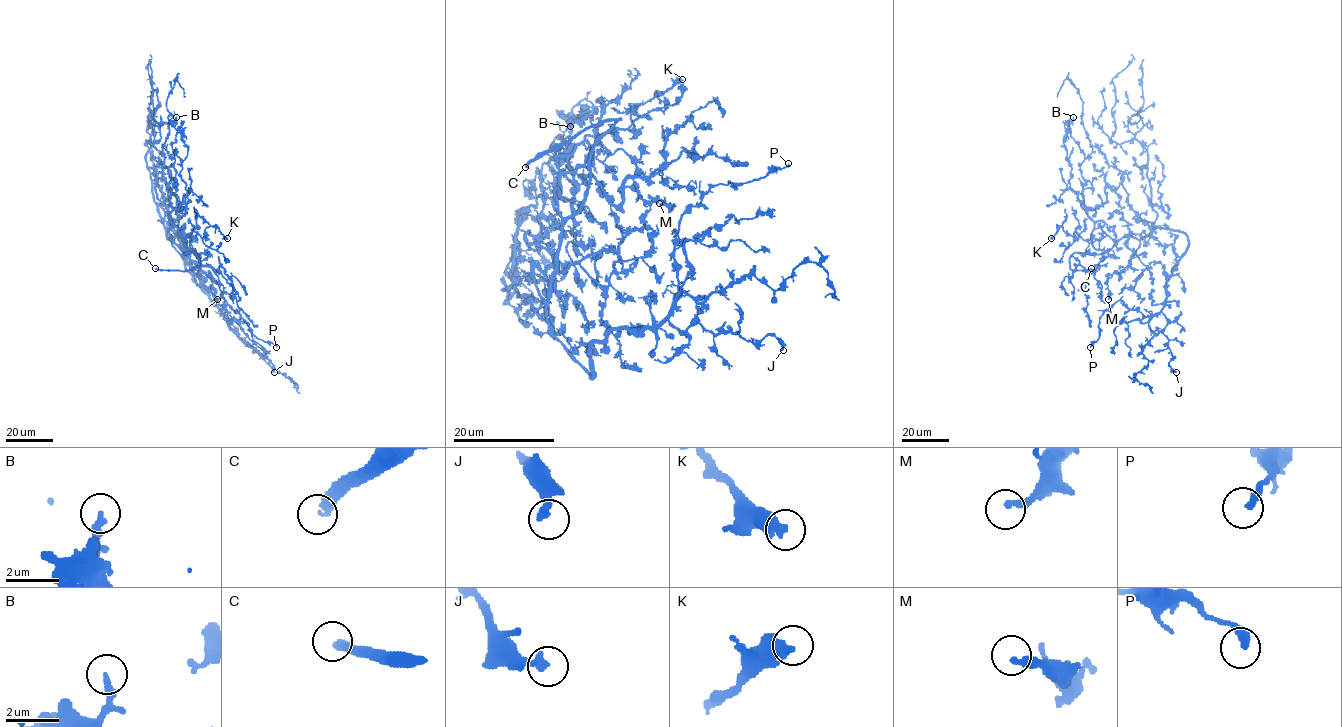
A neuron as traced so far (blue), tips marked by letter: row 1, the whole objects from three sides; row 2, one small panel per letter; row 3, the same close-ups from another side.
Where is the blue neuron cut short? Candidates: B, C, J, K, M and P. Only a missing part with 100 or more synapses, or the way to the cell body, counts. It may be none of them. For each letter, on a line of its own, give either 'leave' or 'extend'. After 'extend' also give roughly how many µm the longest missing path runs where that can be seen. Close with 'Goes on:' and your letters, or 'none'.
B: leave
C: extend | 20 µm
J: leave
K: leave
M: leave
P: leave
Goes on: C

